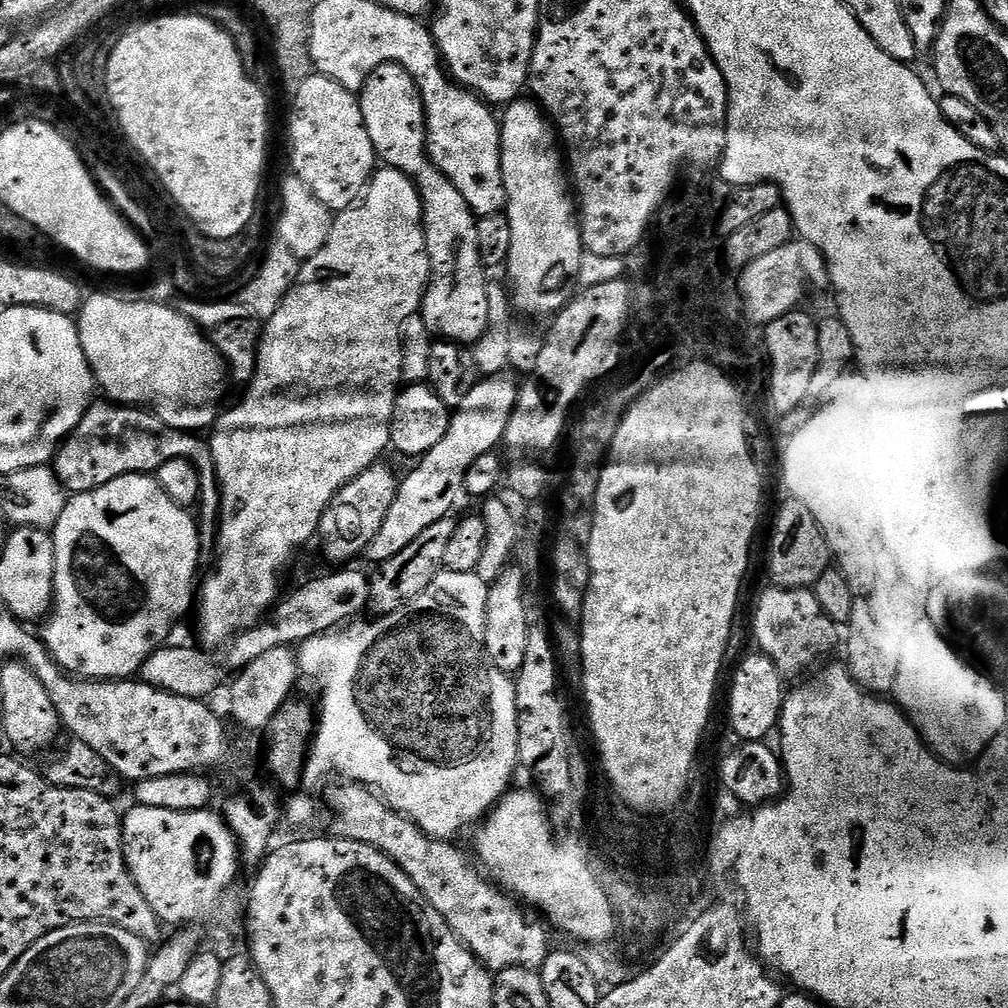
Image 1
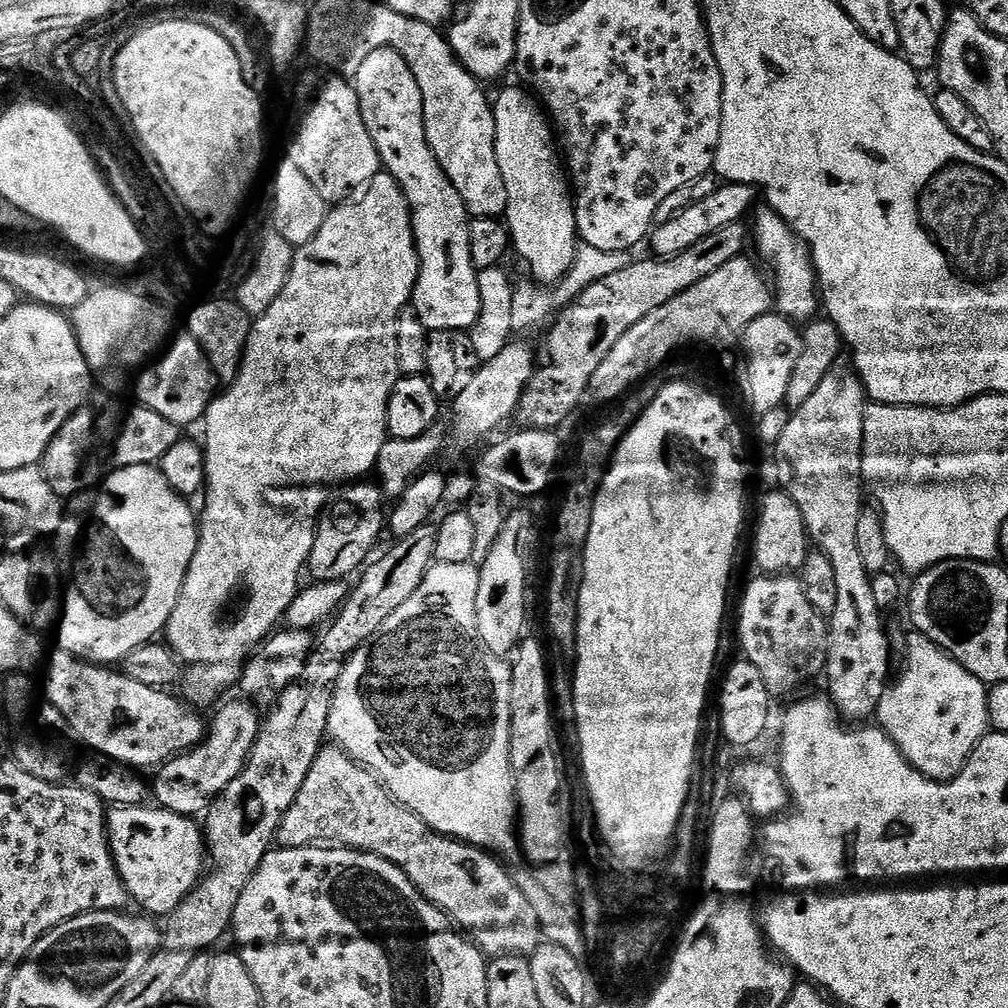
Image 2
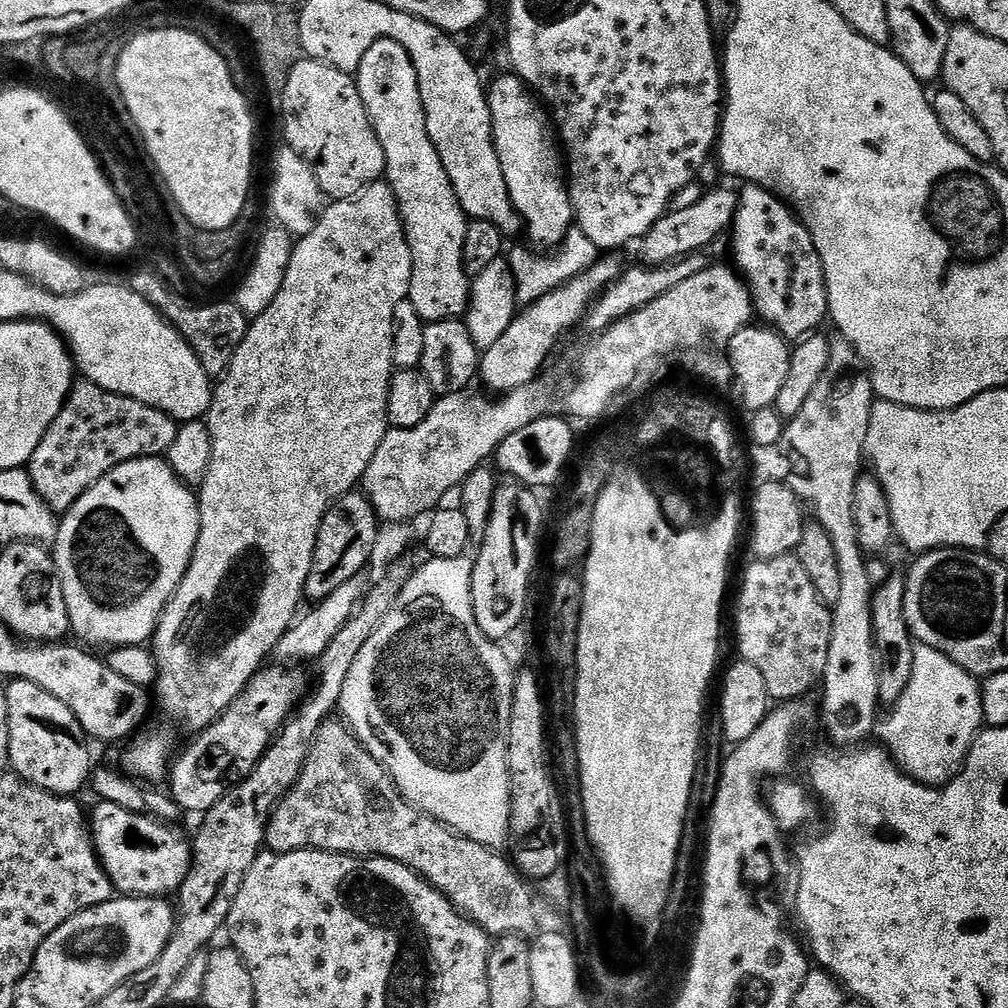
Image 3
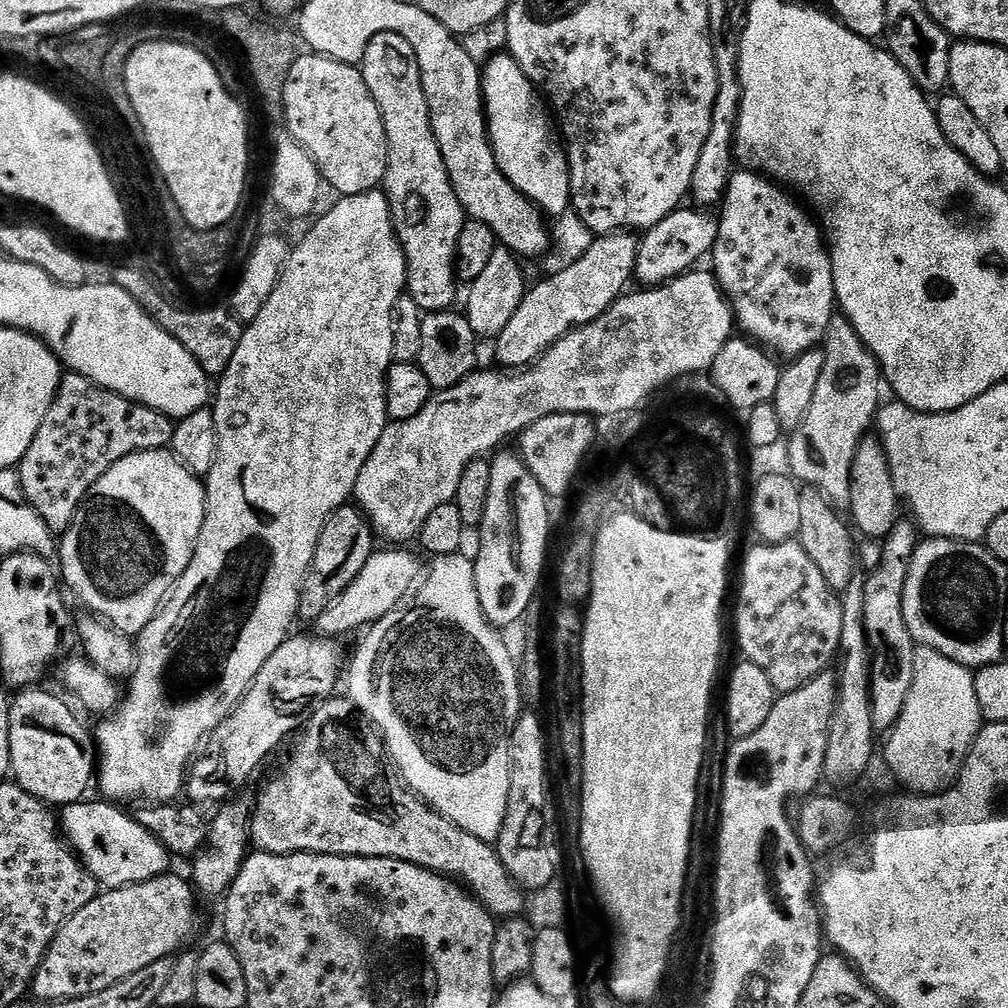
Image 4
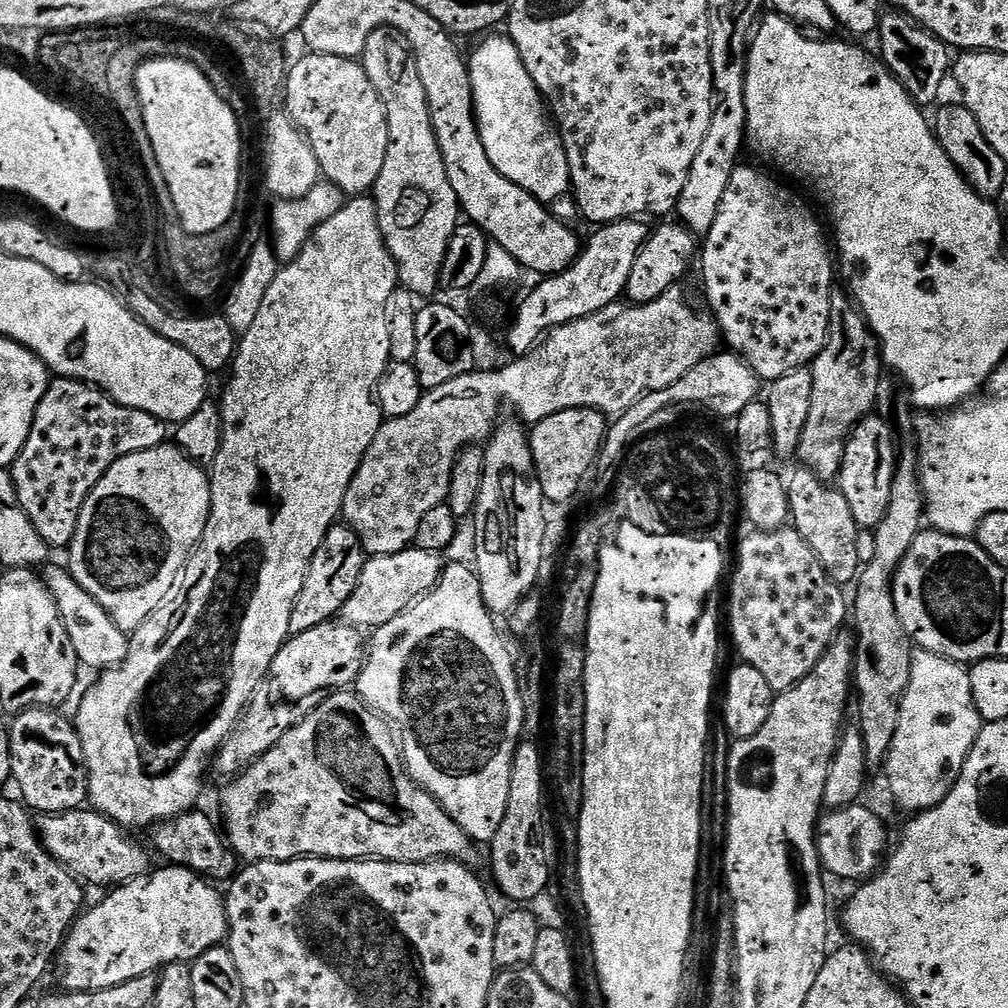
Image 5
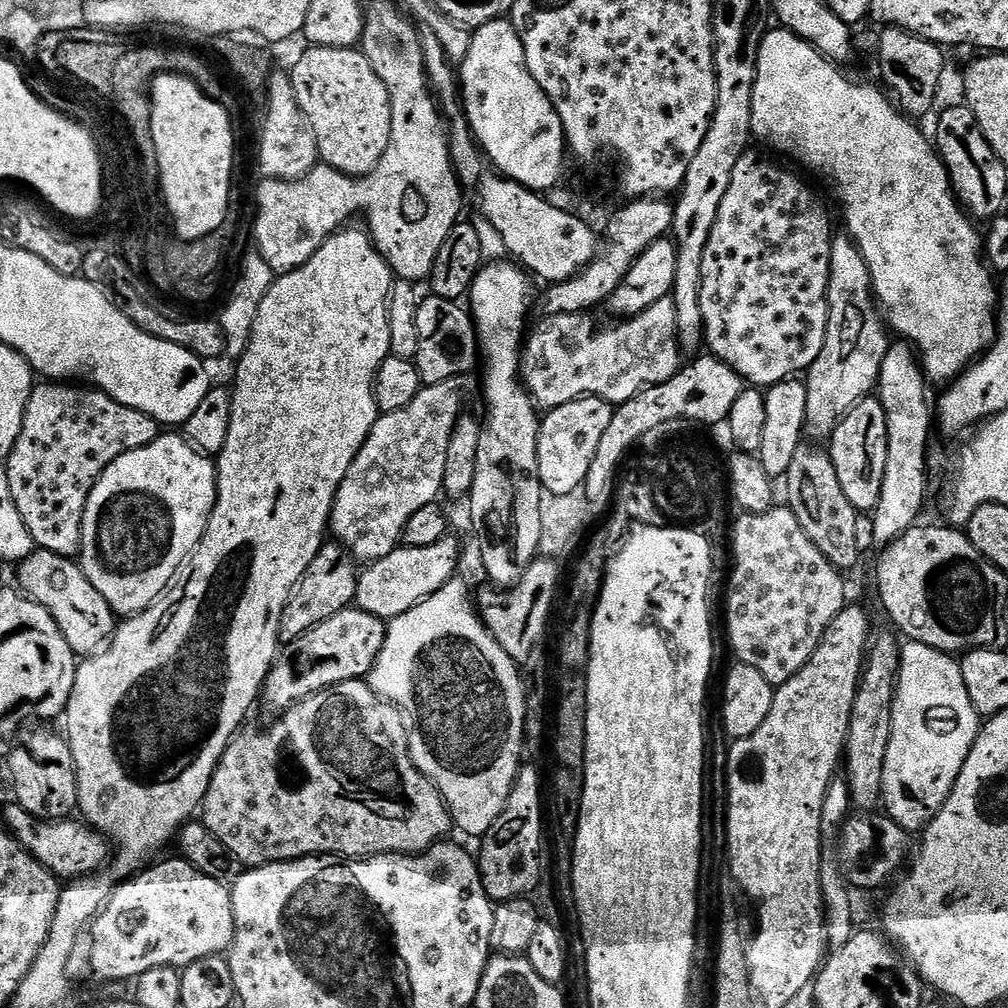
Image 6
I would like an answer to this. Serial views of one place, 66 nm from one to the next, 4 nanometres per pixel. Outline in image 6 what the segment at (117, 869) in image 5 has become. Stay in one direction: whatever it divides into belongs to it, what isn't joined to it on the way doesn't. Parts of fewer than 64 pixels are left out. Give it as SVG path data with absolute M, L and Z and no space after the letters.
M15 802L9 804L9 808L2 816L3 823L7 824L14 834L14 838L18 842L22 842L24 849L30 854L34 854L34 858L38 862L42 862L42 866L46 866L46 870L53 872L61 881L71 882L99 873L103 869L100 867L104 863L104 867L109 863L109 841L91 824L81 822L76 818L43 820L30 814L20 804Z

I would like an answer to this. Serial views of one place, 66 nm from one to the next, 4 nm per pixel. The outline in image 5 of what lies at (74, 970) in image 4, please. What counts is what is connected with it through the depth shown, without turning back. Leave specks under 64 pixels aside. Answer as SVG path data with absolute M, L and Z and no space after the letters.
M153 867L147 874L113 887L109 891L112 893L101 904L81 911L76 917L54 957L54 976L56 972L63 991L106 990L106 986L118 986L118 982L130 982L130 978L155 973L166 964L187 964L206 954L206 950L219 948L225 943L228 910L221 889L219 892L215 883L197 876L188 868L163 867Z

